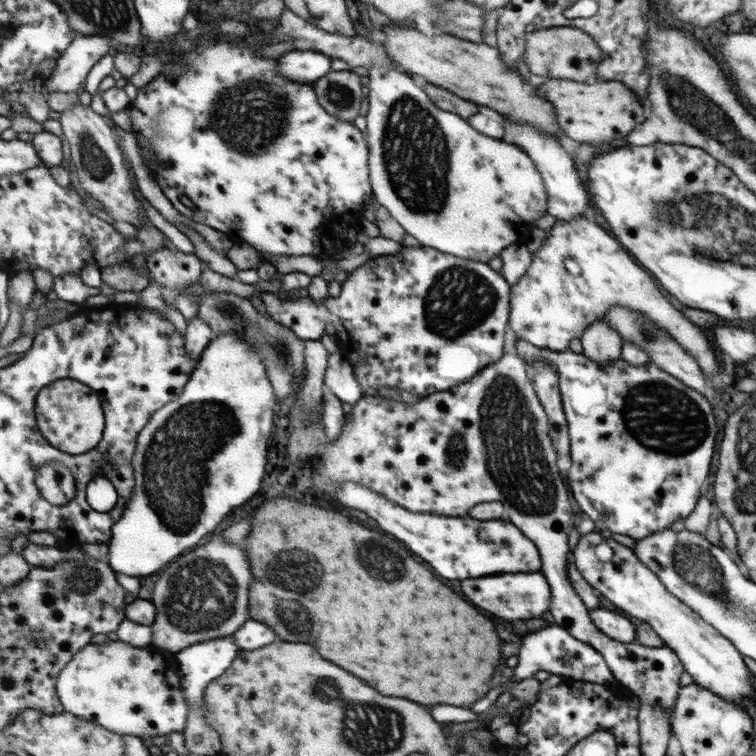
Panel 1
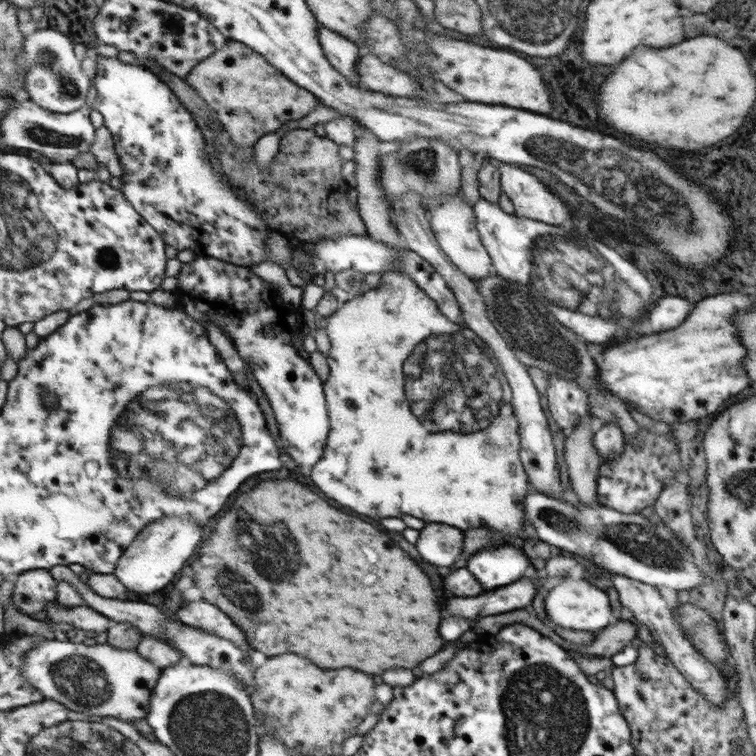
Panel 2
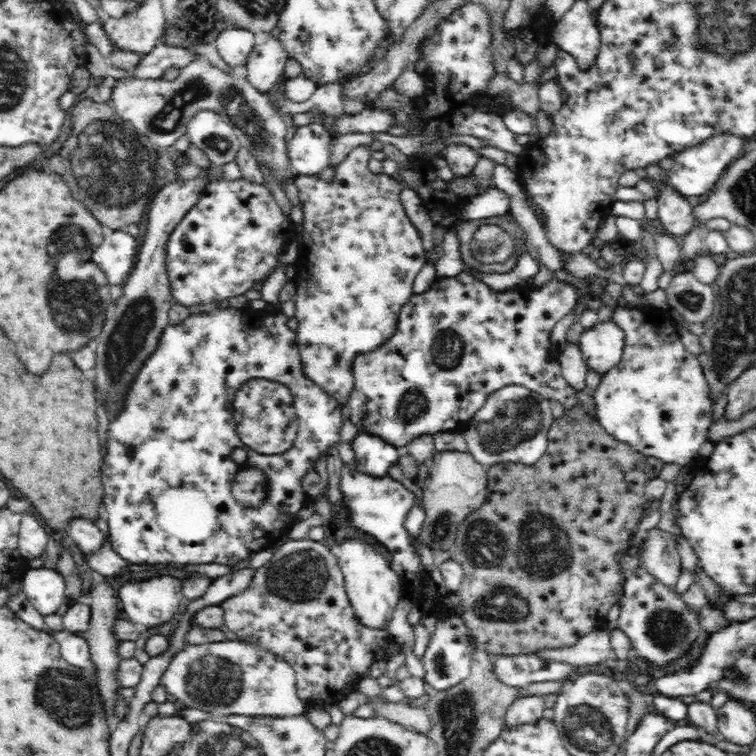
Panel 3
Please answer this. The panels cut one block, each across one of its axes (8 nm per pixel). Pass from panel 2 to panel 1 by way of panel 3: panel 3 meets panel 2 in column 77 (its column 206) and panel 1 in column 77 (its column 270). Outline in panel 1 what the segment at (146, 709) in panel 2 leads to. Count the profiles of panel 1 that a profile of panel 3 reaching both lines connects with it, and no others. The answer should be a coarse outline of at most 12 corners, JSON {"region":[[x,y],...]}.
{"region":[[91,644],[64,710],[117,734],[183,734],[190,706],[152,644]]}

